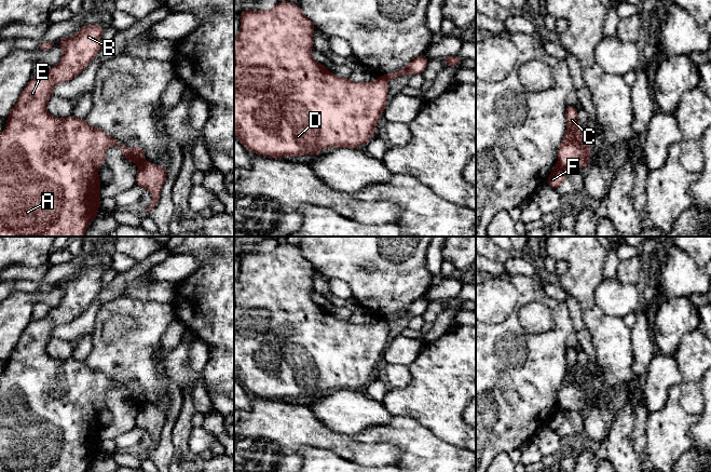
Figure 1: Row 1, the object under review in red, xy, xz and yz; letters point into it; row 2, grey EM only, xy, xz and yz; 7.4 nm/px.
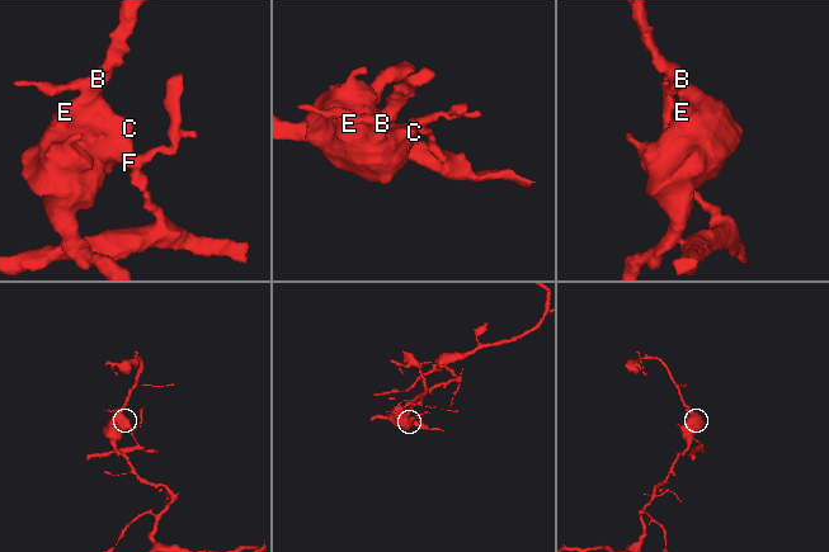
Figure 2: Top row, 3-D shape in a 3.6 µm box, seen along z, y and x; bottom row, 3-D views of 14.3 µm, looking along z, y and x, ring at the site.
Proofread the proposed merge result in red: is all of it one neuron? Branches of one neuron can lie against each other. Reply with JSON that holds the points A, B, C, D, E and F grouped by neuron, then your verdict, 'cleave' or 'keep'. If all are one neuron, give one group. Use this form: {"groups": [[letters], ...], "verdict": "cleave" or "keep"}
{"groups": [["A", "B", "C", "D", "E"], ["F"]], "verdict": "cleave"}

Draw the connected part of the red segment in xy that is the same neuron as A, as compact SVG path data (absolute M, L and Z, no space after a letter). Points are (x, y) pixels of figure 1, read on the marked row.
M85 25L76 36L61 38L58 42L63 50L60 63L52 66L44 76L33 77L27 83L6 118L5 129L0 133L0 237L84 237L98 215L101 199L98 170L100 163L106 163L107 148L118 146L123 157L138 166L146 162L140 146L126 148L84 119L73 116L60 119L46 111L46 103L53 96L52 89L77 77L96 57L101 49L104 30L100 25Z

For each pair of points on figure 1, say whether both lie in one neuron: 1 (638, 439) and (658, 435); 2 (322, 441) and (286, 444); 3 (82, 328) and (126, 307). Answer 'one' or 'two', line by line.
1: two
2: one
3: two

